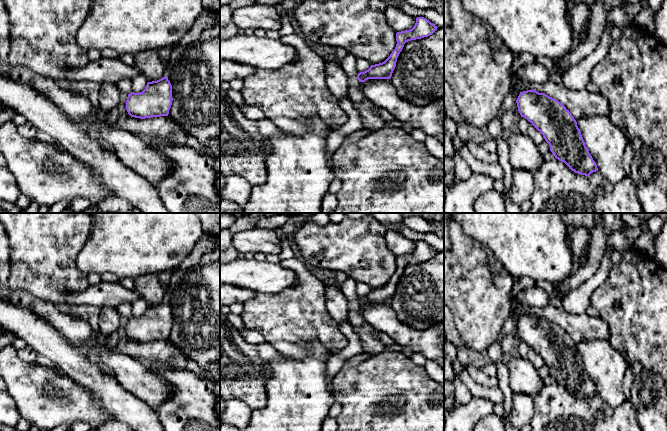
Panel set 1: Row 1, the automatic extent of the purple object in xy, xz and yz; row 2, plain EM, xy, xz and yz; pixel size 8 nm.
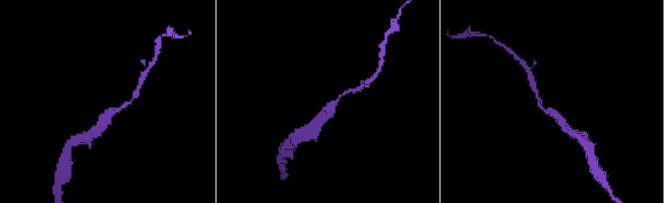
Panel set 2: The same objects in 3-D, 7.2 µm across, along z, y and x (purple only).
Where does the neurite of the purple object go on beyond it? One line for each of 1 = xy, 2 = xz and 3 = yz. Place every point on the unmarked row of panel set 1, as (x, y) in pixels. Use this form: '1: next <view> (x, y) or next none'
1: next none
2: next none
3: next none

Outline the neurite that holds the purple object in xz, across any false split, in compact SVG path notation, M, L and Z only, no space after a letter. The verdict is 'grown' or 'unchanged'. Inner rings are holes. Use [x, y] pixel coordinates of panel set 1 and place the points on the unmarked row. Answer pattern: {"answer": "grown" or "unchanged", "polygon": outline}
{"answer": "unchanged", "polygon": "M417 241L412 253L396 257L397 268L390 280L384 286L371 289L368 294L358 297L357 303L359 306L365 306L368 303L390 303L404 268L411 264L428 261L432 259L437 252L437 250L426 242Z"}

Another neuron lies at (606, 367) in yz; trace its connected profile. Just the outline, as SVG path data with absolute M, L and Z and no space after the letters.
M607 339L582 341L576 346L598 395L612 408L622 405L626 401L623 381L628 366L622 354Z

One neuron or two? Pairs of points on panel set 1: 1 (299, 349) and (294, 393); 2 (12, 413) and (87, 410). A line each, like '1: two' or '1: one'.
1: two
2: two

